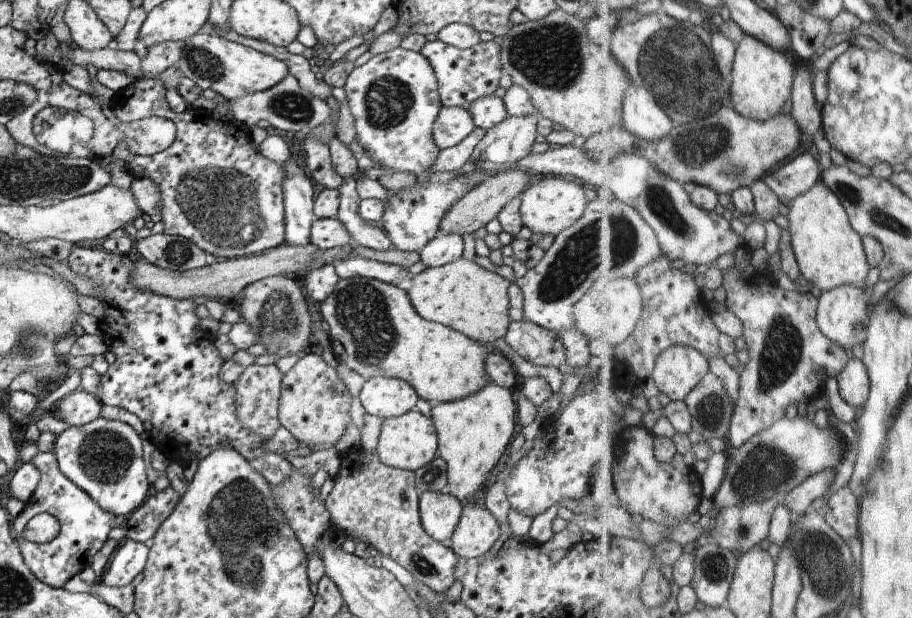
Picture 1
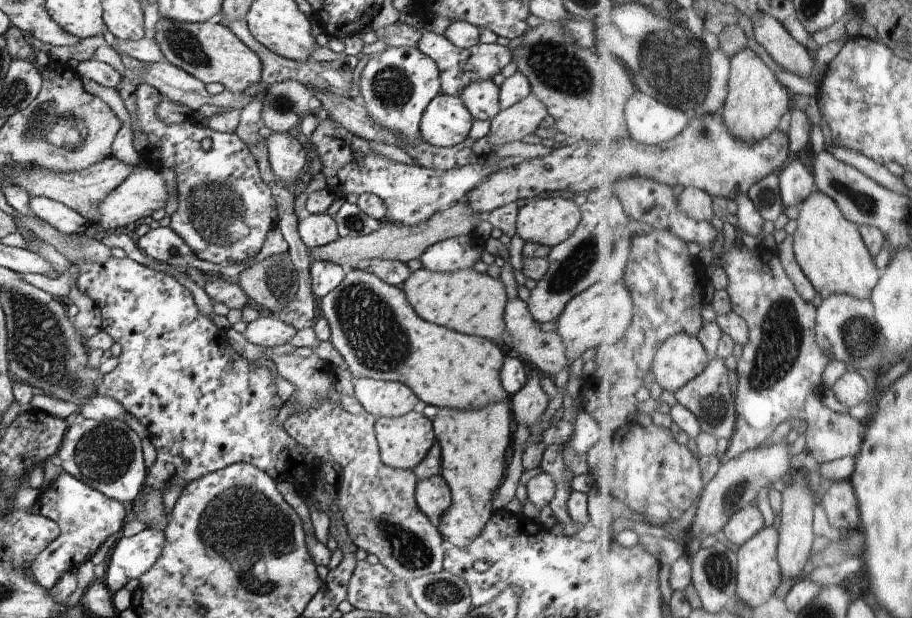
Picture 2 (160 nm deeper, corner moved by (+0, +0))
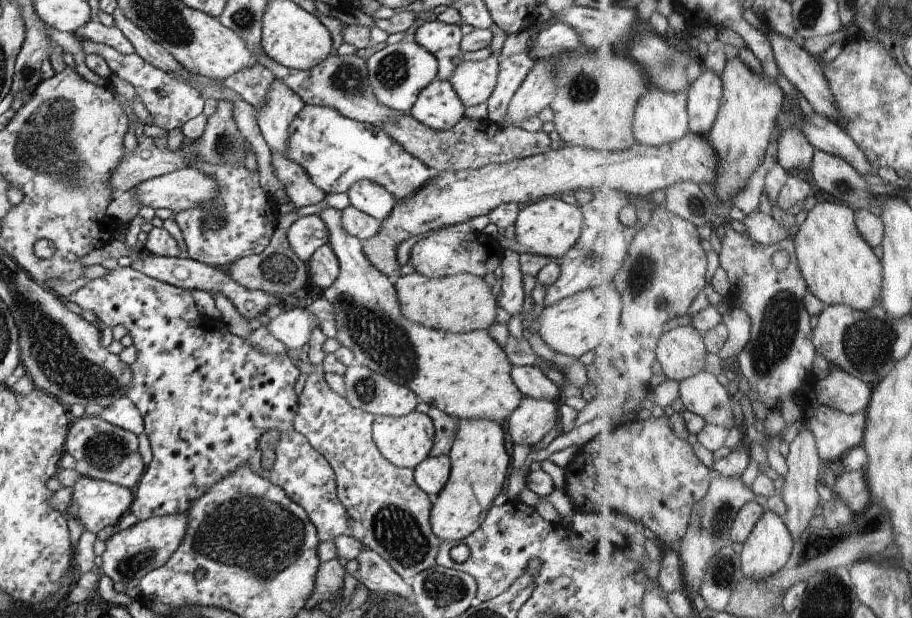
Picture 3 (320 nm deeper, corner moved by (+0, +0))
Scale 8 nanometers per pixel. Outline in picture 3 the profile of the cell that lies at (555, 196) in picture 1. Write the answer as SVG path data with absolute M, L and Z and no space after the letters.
M548 196L521 207L514 224L515 233L513 239L508 239L498 233L496 240L504 251L512 250L520 255L530 253L558 260L580 238L583 220L580 205L566 203L559 196Z

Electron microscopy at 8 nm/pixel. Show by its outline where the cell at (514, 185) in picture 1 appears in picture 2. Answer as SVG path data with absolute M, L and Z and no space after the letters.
M464 199L454 203L450 208L438 211L424 222L421 222L420 225L404 226L394 222L383 221L382 226L372 232L372 234L346 236L346 238L339 236L338 239L330 244L308 249L307 251L310 254L310 264L316 259L324 259L325 261L332 261L342 265L344 268L349 268L356 266L358 261L378 257L407 263L413 258L419 258L429 246L438 241L470 233L484 218L485 215L475 213L470 208L469 200Z

